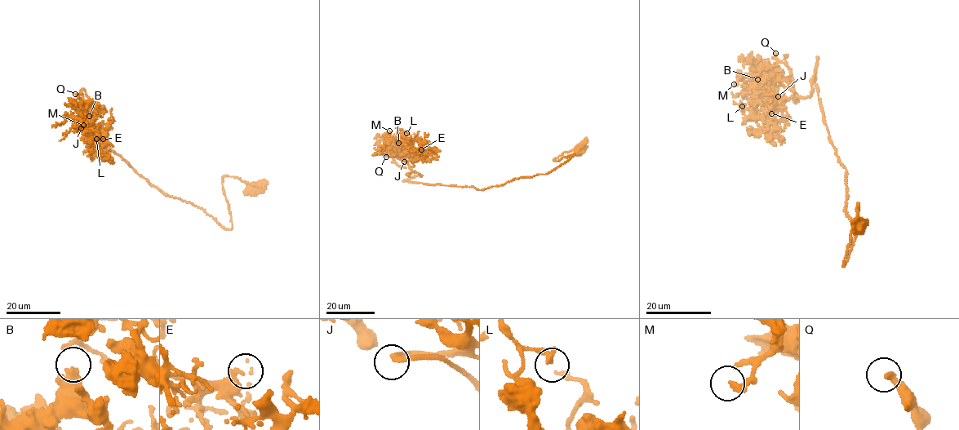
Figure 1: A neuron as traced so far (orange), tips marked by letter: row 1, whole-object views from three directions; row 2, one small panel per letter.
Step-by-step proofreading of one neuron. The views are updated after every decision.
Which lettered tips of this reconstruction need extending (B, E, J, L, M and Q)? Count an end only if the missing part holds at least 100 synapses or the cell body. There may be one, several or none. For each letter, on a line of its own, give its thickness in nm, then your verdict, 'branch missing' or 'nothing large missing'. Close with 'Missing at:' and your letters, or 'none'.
B: calibre 400 nm; nothing large missing
E: calibre 240 nm; nothing large missing
J: calibre 190 nm; nothing large missing
L: calibre 240 nm; nothing large missing
M: calibre 240 nm; nothing large missing
Q: calibre 280 nm; branch missing
Missing at: Q

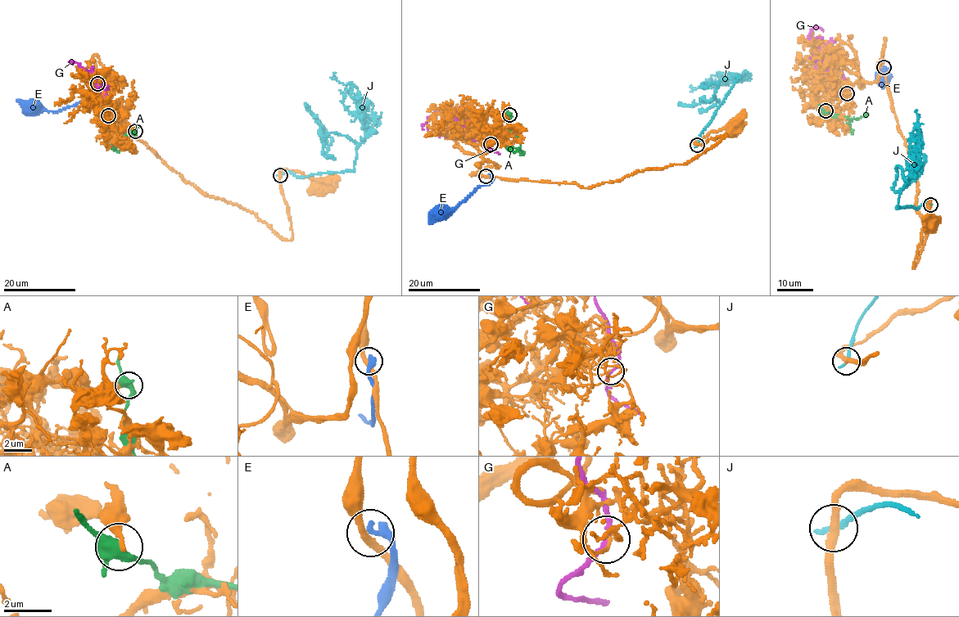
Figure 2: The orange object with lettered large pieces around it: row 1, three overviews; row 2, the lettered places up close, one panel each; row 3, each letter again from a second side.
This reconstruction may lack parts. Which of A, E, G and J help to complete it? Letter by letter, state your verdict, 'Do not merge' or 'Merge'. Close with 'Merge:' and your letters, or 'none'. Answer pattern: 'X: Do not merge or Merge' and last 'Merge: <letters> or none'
A: Do not merge
E: Do not merge
G: Do not merge
J: Do not merge
Merge: none

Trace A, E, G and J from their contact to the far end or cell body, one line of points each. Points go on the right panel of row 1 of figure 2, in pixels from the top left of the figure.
A: (825, 110), (832, 115), (857, 119), (852, 118), (849, 123), (852, 133)
E: (883, 68), (884, 83), (880, 82), (882, 86), (886, 74), (883, 73), (885, 67)
G: (846, 93), (848, 88), (842, 73), (824, 65), (819, 58), (819, 43), (809, 38), (814, 28), (823, 31)
J: (930, 204), (897, 206), (906, 183), (897, 165), (892, 188), (904, 189), (914, 173), (916, 146), (911, 138)

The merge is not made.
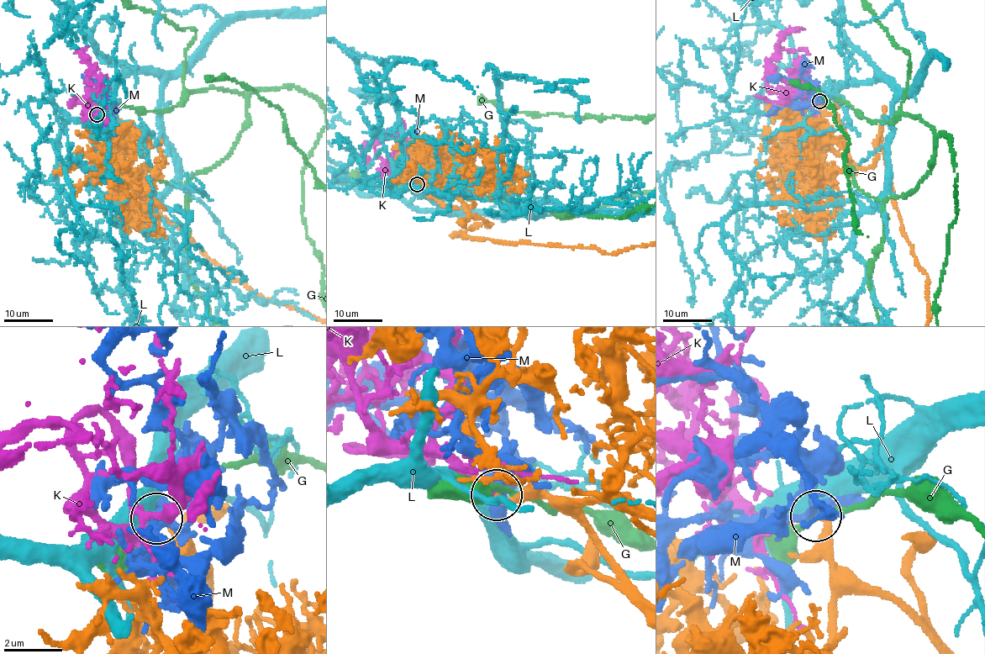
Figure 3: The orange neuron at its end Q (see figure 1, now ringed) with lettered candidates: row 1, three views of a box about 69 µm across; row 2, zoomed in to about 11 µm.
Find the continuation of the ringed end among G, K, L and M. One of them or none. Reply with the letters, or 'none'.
K

